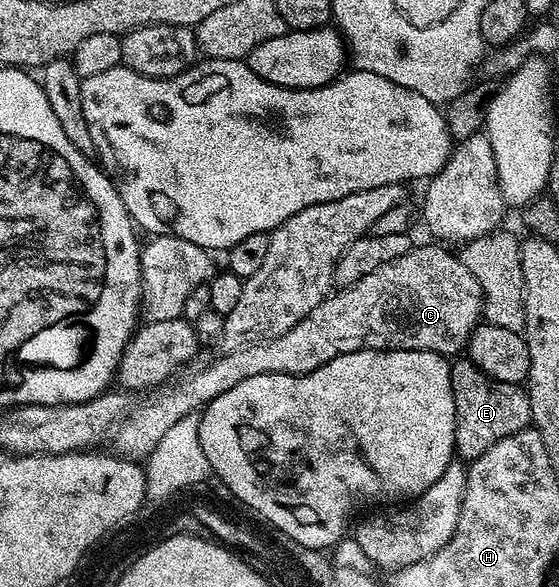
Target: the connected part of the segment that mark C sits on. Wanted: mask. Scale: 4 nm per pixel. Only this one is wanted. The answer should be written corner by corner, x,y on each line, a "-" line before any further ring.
444,245
432,246
436,247
413,246
411,251
402,253
402,257
394,257
394,261
378,265
374,273
366,273
362,281
354,281
354,285
333,290
316,308
310,309
310,313
306,313
306,317
302,317
302,321
298,321
294,329
237,351
217,354
217,359
206,364
197,375
192,375
181,383
173,382
165,386
161,395
152,393
144,397
149,399
142,400
137,407
135,404
123,422
115,428
115,454
133,461
147,460
158,441
162,441
168,430
182,421
182,417
199,412
210,401
214,401
214,397
226,393
226,389
234,389
234,385
246,381
246,377
258,377
266,373
305,375
334,361
334,357
355,351
433,351
445,357
459,356
467,348
473,328
478,325
476,313
478,317
482,303
478,298
474,274
463,263
461,256
456,253
451,255

